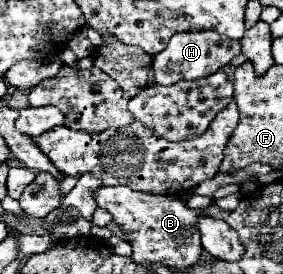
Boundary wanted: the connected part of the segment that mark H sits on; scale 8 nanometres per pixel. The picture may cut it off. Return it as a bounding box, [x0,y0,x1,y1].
[153,32,241,86]

